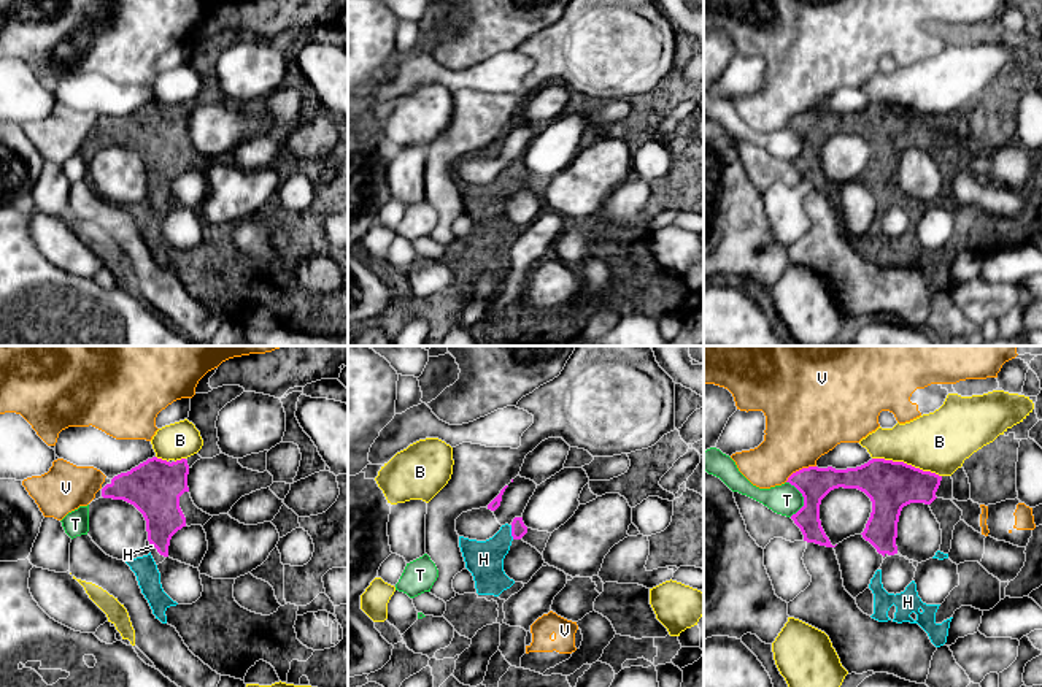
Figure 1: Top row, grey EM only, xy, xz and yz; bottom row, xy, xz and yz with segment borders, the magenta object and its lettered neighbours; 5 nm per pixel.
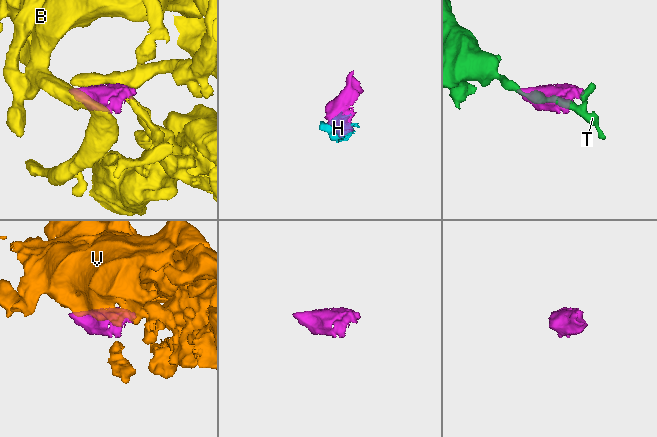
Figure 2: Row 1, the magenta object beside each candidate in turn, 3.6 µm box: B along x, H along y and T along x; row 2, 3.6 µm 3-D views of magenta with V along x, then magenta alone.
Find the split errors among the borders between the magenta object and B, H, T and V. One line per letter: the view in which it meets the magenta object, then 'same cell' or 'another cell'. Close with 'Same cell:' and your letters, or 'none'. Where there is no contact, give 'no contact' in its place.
B: yz | another cell
H: xz | same cell
T: yz | another cell
V: yz | another cell
Same cell: H

